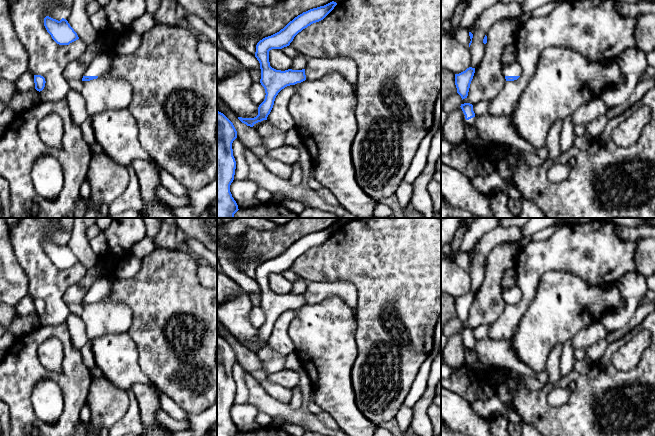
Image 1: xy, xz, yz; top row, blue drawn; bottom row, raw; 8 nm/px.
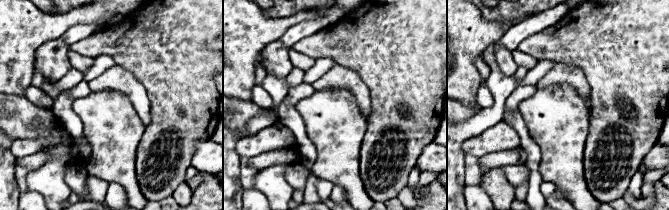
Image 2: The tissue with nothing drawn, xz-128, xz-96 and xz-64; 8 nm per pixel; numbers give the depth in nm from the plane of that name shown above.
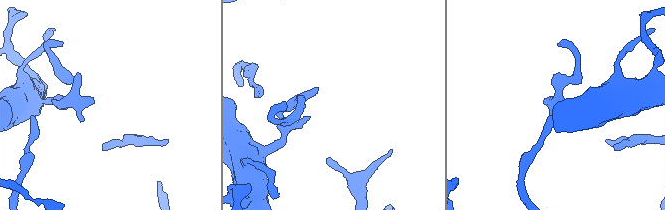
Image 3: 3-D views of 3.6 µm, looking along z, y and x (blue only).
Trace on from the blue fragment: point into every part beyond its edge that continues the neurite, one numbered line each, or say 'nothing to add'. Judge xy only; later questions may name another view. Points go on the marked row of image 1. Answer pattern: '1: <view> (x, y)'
1: xy (100, 64)

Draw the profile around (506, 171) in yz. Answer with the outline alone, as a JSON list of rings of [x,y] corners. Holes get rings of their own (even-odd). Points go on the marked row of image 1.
[[[500,161],[497,165],[496,171],[508,183],[513,184],[514,167],[506,161]]]

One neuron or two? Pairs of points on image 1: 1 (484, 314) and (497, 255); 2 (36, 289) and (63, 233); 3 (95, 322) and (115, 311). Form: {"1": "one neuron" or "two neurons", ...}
{"1": "one neuron", "2": "one neuron", "3": "one neuron"}

